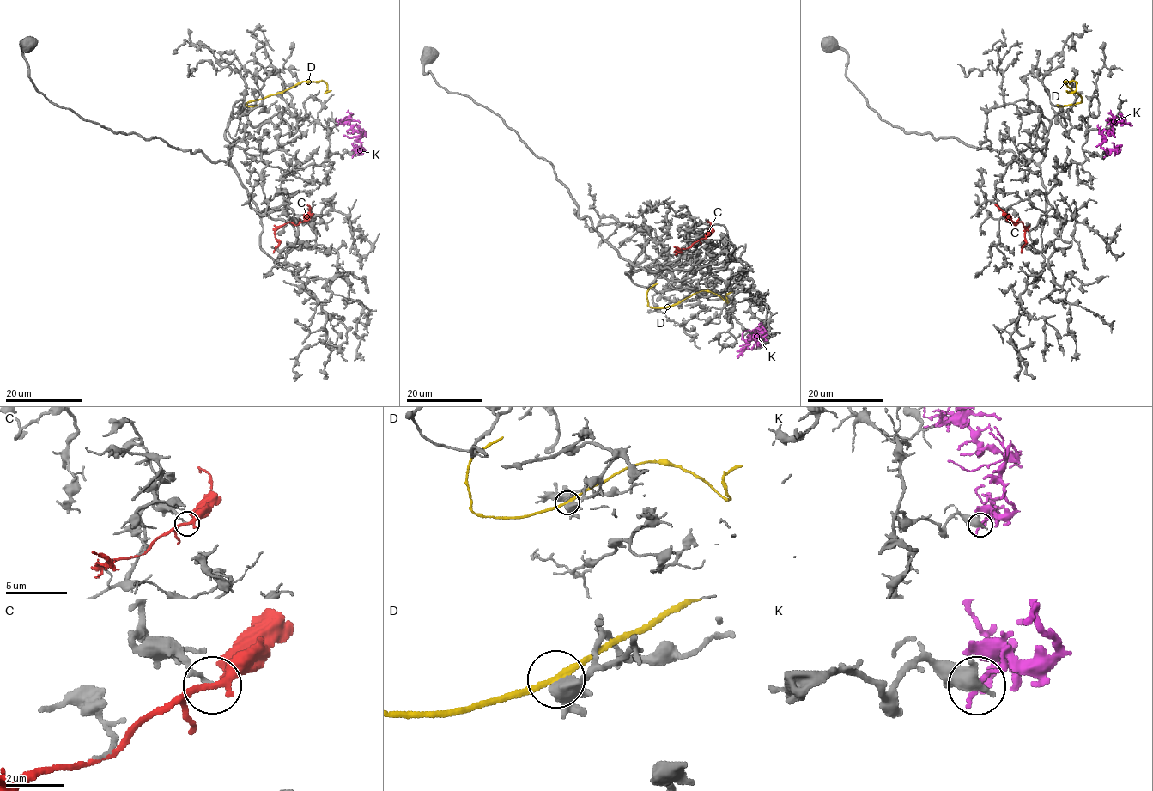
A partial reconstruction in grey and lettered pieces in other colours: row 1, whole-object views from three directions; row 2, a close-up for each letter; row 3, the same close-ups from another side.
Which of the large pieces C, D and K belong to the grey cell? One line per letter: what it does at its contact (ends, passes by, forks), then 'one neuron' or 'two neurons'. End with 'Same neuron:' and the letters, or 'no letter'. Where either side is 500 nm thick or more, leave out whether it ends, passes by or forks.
C: it passes by | two neurons
D: it passes by | two neurons
K: it ends | two neurons
Same neuron: no letter

